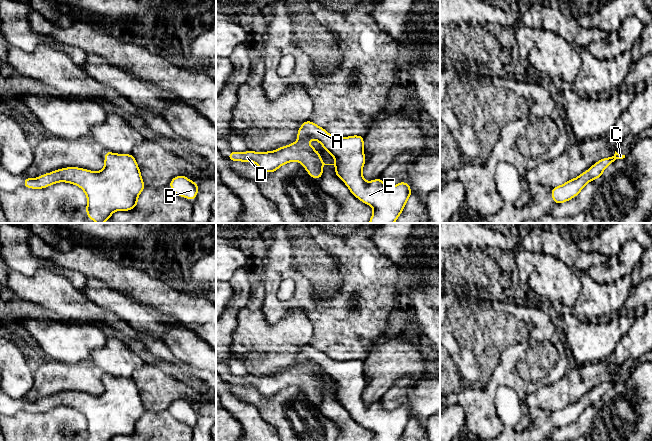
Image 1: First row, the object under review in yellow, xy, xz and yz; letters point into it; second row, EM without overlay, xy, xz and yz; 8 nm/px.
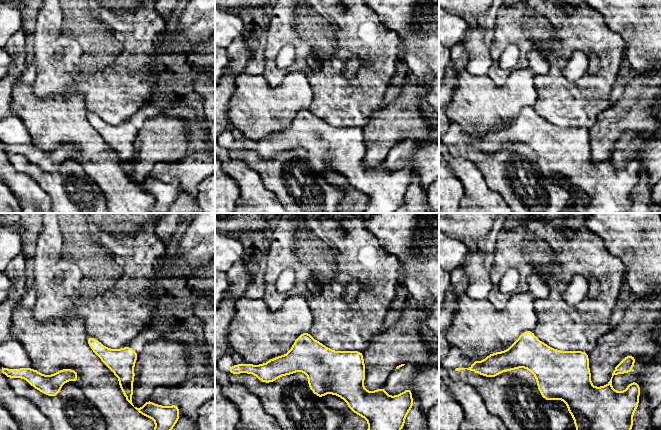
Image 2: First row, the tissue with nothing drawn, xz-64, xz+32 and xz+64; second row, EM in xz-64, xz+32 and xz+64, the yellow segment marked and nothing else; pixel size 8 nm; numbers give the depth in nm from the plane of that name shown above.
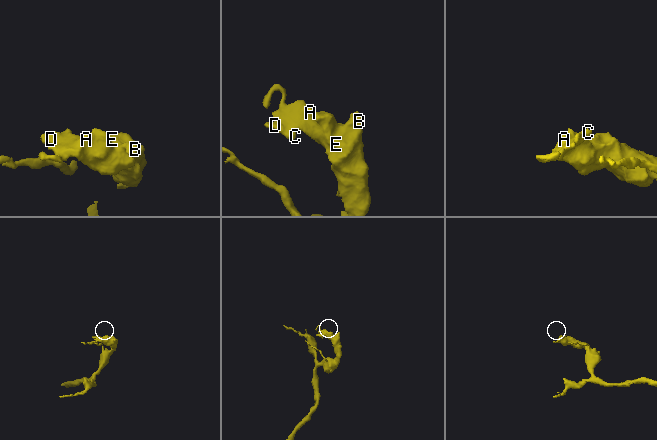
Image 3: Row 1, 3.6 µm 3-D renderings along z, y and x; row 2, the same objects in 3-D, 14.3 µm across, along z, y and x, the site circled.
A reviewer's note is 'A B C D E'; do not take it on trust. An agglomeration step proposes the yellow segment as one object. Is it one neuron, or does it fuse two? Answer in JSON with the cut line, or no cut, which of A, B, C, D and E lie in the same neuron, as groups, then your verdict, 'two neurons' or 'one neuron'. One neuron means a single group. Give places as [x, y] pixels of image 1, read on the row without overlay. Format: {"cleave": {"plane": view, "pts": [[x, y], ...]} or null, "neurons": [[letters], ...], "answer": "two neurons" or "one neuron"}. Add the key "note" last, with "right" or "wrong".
{"cleave": null, "neurons": [["A", "B", "C", "D", "E"]], "answer": "one neuron", "note": "right"}

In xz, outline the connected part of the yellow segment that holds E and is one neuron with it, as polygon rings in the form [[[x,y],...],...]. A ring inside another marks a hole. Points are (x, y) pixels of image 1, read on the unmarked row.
[[[311,344],[301,348],[296,366],[281,370],[274,375],[231,375],[227,383],[231,386],[253,386],[267,397],[273,397],[290,386],[299,386],[308,399],[317,404],[323,400],[324,389],[334,389],[335,399],[344,406],[351,418],[373,433],[371,441],[399,441],[408,423],[411,411],[407,406],[387,410],[379,401],[366,405],[362,394],[365,389],[364,361],[352,359],[337,361],[328,357]],[[314,363],[334,382],[334,388],[325,388],[321,378],[309,368]]]

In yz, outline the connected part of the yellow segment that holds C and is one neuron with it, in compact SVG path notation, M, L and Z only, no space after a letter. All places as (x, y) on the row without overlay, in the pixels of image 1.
M615 375L615 378L612 381L600 383L578 401L552 412L551 421L553 426L555 428L561 428L575 422L590 405L600 402L603 399L604 394L615 384L623 382L625 382L625 379Z

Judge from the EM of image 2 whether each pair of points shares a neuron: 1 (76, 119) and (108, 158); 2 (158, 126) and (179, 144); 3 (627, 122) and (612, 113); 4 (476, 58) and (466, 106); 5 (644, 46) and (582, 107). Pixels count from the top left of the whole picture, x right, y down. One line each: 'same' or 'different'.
1: same
2: same
3: same
4: different
5: different

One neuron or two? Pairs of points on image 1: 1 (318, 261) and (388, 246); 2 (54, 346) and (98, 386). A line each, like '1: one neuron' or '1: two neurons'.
1: two neurons
2: two neurons

